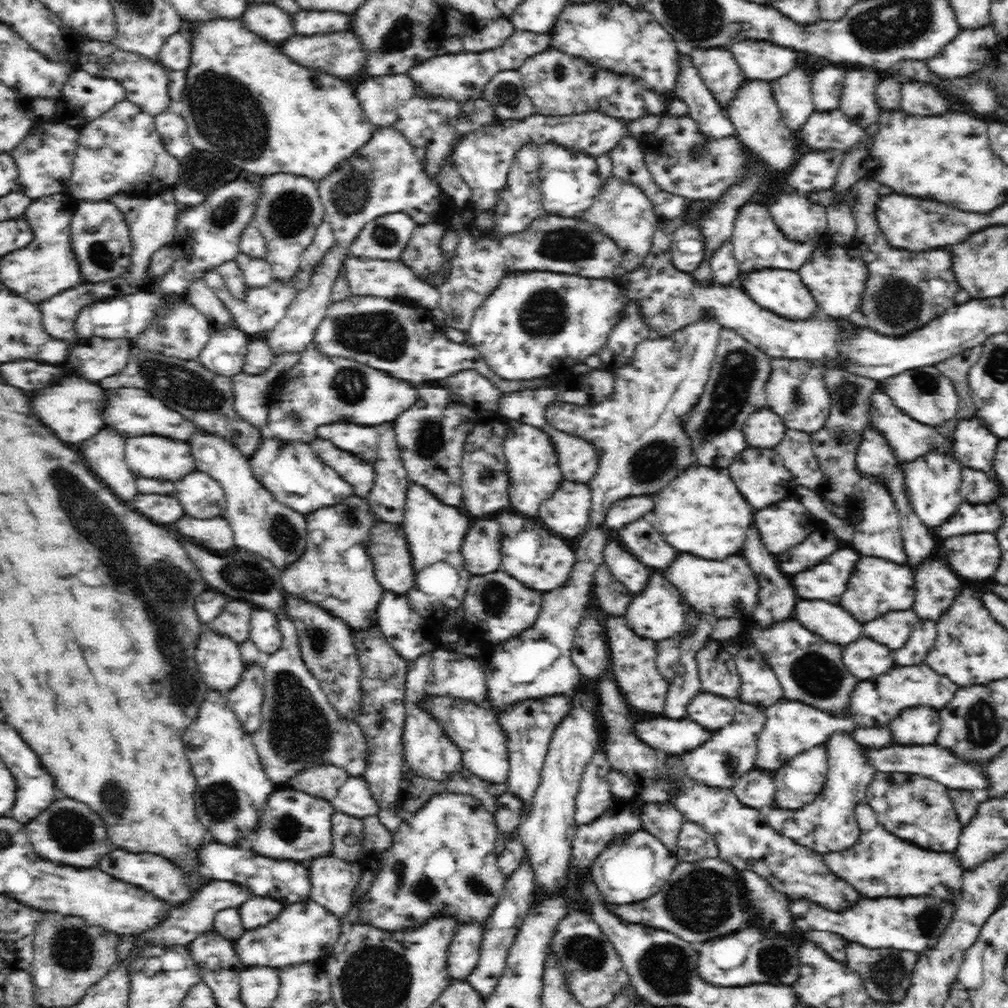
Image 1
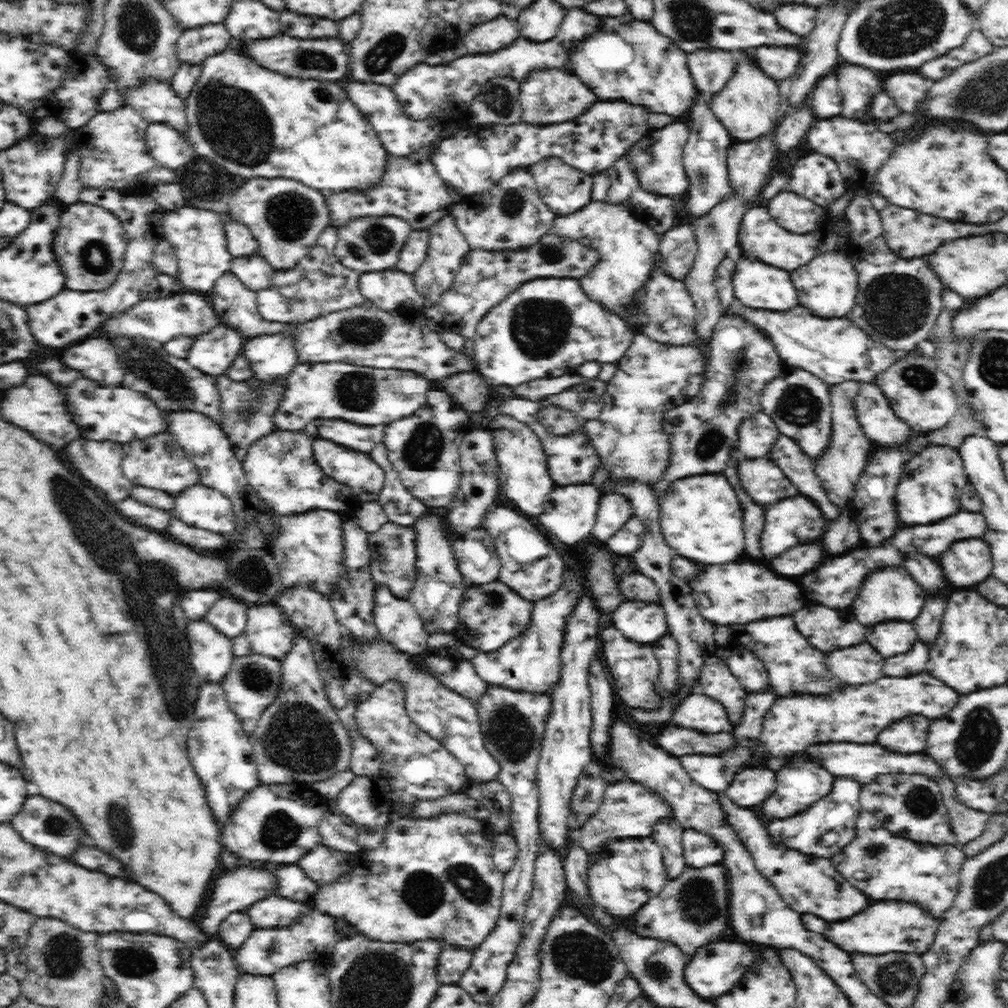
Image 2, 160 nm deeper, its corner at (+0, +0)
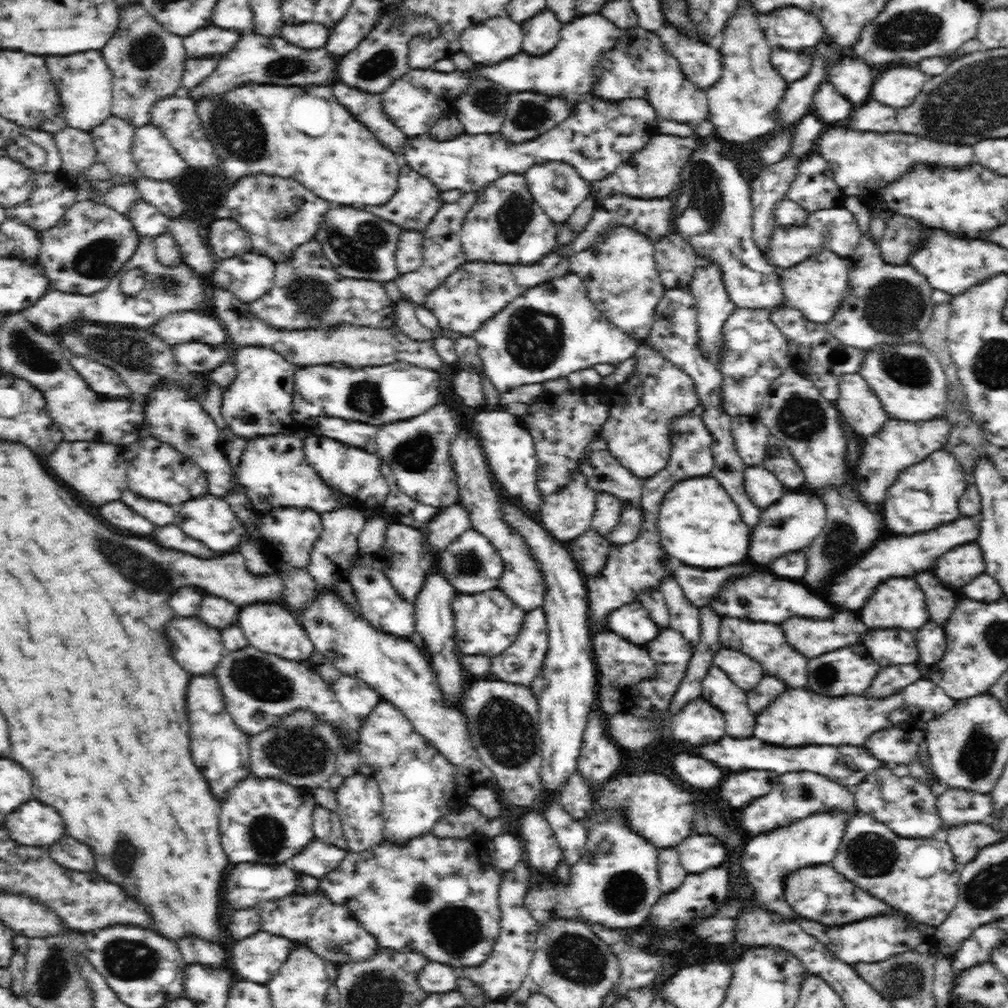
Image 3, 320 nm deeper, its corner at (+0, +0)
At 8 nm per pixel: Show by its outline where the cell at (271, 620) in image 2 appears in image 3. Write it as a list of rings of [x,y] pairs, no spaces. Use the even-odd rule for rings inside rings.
[[[254,603],[241,608],[237,626],[240,626],[249,646],[266,653],[275,654],[284,660],[306,661],[315,651],[305,628],[287,608],[279,603]]]

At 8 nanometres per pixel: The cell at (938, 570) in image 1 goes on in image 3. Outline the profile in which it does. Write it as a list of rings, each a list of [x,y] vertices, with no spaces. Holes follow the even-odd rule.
[[[928,619],[918,630],[915,630],[916,647],[919,660],[926,665],[938,662],[946,650],[946,638],[943,626],[934,619]]]

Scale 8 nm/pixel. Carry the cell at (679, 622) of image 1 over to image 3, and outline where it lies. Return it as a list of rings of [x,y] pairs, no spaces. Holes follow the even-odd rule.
[[[637,600],[610,612],[607,618],[610,631],[638,646],[646,647],[662,631],[648,610]]]

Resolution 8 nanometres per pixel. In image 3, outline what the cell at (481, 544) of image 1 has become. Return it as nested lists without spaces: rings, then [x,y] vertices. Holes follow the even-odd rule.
[[[467,531],[442,552],[446,554],[446,558],[442,558],[442,562],[438,566],[442,568],[459,593],[476,594],[499,587],[500,577],[504,573],[504,563],[497,554],[495,546],[484,535],[477,531]]]

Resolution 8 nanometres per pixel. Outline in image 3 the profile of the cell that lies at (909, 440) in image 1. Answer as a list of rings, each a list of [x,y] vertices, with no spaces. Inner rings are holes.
[[[860,374],[844,376],[840,381],[840,398],[834,402],[839,414],[856,429],[863,438],[878,435],[890,415],[884,410],[882,401],[868,388]]]

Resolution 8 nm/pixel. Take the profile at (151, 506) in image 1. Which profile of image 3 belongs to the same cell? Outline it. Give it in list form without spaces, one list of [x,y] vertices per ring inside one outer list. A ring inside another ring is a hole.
[[[112,502],[112,504],[104,504],[100,508],[100,514],[104,518],[108,518],[112,524],[128,528],[134,534],[150,534],[156,530],[156,524],[150,522],[148,518],[144,518],[142,514],[134,512],[130,506],[126,506],[124,502]]]

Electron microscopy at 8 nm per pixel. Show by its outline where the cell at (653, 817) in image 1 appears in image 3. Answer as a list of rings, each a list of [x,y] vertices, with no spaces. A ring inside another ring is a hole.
[[[676,846],[658,847],[660,891],[667,893],[678,888],[688,874],[680,859]]]

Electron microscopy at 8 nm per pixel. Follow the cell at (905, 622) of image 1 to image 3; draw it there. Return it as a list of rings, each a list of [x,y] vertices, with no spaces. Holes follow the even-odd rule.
[[[902,628],[872,629],[872,632],[867,632],[861,640],[881,668],[919,660],[915,631]]]

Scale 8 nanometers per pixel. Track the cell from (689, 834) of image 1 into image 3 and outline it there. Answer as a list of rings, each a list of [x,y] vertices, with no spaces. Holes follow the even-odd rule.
[[[690,834],[678,844],[682,866],[688,873],[696,874],[708,868],[725,866],[727,850],[713,836]]]

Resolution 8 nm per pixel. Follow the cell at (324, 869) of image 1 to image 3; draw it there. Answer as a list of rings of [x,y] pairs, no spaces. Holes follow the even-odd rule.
[[[319,839],[312,840],[305,850],[293,857],[289,865],[296,871],[322,879],[346,858],[348,852]]]

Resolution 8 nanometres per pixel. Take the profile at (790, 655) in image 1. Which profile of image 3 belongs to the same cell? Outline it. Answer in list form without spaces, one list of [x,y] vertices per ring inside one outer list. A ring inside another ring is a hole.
[[[722,618],[720,639],[722,647],[744,652],[744,654],[761,664],[766,675],[780,678],[788,688],[806,689],[806,686],[808,686],[809,658],[798,652],[798,650],[792,650],[792,644],[786,640],[786,634],[780,624]]]

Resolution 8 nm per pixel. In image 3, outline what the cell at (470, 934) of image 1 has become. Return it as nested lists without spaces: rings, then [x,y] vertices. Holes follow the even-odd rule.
[[[429,960],[419,973],[418,981],[420,981],[422,989],[426,989],[428,994],[456,989],[458,978],[461,976],[458,968],[434,960]]]

